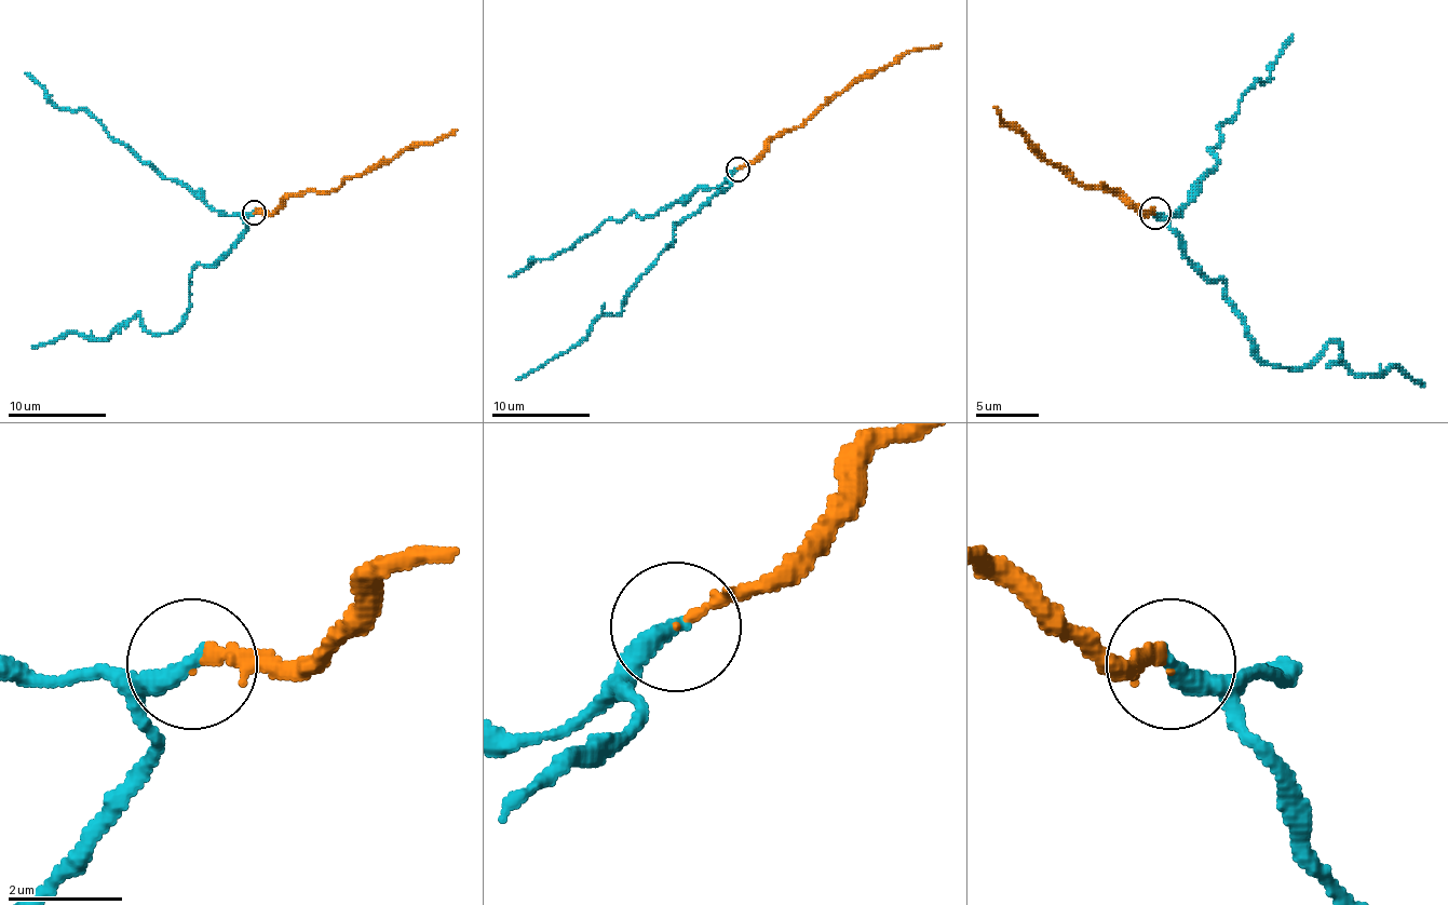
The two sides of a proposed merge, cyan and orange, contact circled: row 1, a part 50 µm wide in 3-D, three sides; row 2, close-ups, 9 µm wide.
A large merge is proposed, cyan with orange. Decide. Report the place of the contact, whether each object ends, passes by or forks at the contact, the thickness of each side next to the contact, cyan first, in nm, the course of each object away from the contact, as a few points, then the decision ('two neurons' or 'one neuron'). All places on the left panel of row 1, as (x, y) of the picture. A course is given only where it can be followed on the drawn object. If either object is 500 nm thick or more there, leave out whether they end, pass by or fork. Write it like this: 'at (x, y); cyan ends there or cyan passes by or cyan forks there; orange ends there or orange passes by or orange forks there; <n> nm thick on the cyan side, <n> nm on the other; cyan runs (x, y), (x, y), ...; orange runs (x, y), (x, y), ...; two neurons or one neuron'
at (254, 213); cyan ends there; orange ends there; 360 nm thick on the cyan side, 200 nm on the other; cyan runs (253, 213), (191, 272), (172, 331), (150, 334), (137, 313), (108, 338), (67, 334), (32, 348); orange runs (253, 213), (272, 213), (293, 193), (334, 191), (347, 178), (366, 174), (405, 149), (451, 134), (457, 130); one neuron

